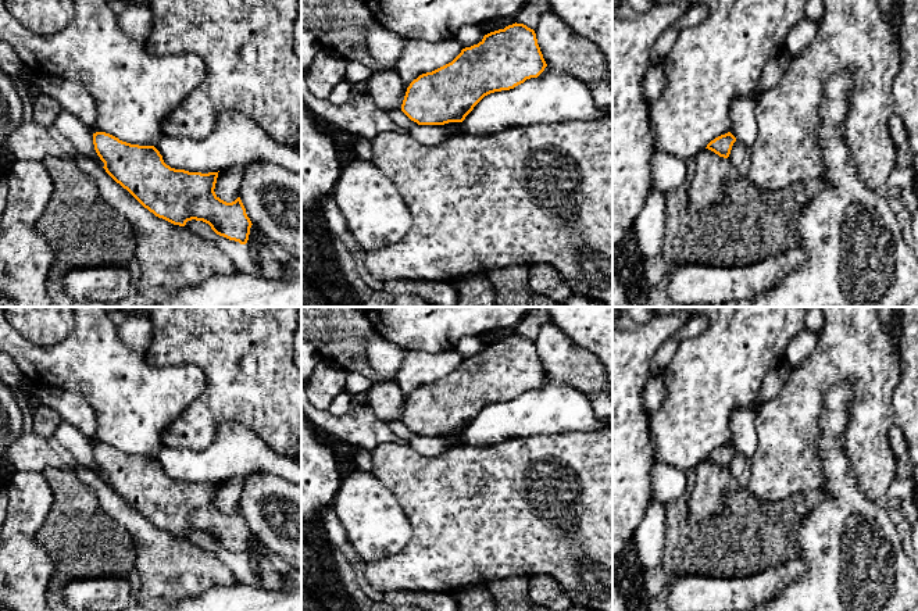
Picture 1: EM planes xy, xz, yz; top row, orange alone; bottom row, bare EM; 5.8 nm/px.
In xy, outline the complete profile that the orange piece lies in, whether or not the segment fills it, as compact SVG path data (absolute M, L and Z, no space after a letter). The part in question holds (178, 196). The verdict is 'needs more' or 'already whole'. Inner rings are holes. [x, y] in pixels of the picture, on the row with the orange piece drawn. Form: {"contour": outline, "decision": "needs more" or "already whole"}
{"contour": "M106 132L93 133L93 144L106 172L156 217L179 226L192 219L203 221L217 235L240 244L247 243L253 224L240 197L226 203L215 194L218 172L201 174L171 168L154 146L131 144Z", "decision": "already whole"}

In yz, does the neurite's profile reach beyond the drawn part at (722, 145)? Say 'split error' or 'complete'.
complete

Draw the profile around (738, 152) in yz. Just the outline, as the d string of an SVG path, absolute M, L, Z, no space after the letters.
M735 142L729 154L732 164L739 168L746 154L746 147L740 142Z

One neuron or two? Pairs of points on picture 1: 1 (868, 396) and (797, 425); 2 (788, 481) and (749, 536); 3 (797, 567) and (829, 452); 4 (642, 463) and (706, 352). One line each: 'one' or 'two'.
1: one
2: two
3: two
4: two

